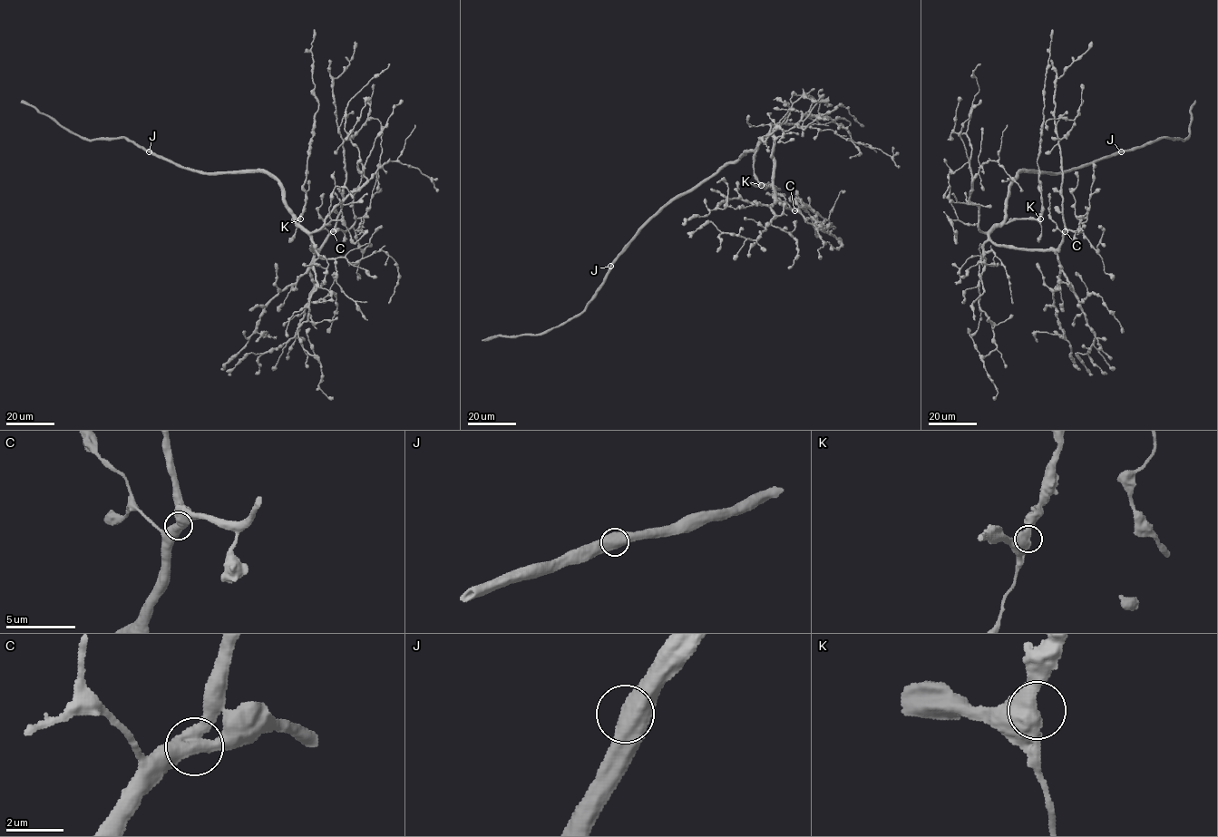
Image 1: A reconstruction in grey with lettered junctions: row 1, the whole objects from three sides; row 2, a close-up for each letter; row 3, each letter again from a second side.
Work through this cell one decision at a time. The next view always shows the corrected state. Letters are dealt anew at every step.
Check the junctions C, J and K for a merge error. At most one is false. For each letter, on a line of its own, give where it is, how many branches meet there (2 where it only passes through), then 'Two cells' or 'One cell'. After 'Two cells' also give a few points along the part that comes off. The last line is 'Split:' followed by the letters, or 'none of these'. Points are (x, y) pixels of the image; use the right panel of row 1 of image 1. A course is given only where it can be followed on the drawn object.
C: Place: (1065, 231). Branches: 2. One cell
J: Place: (1121, 151). Branches: 2. One cell
K: Place: (1040, 218). Branches: 2. One cell
Split: none of these

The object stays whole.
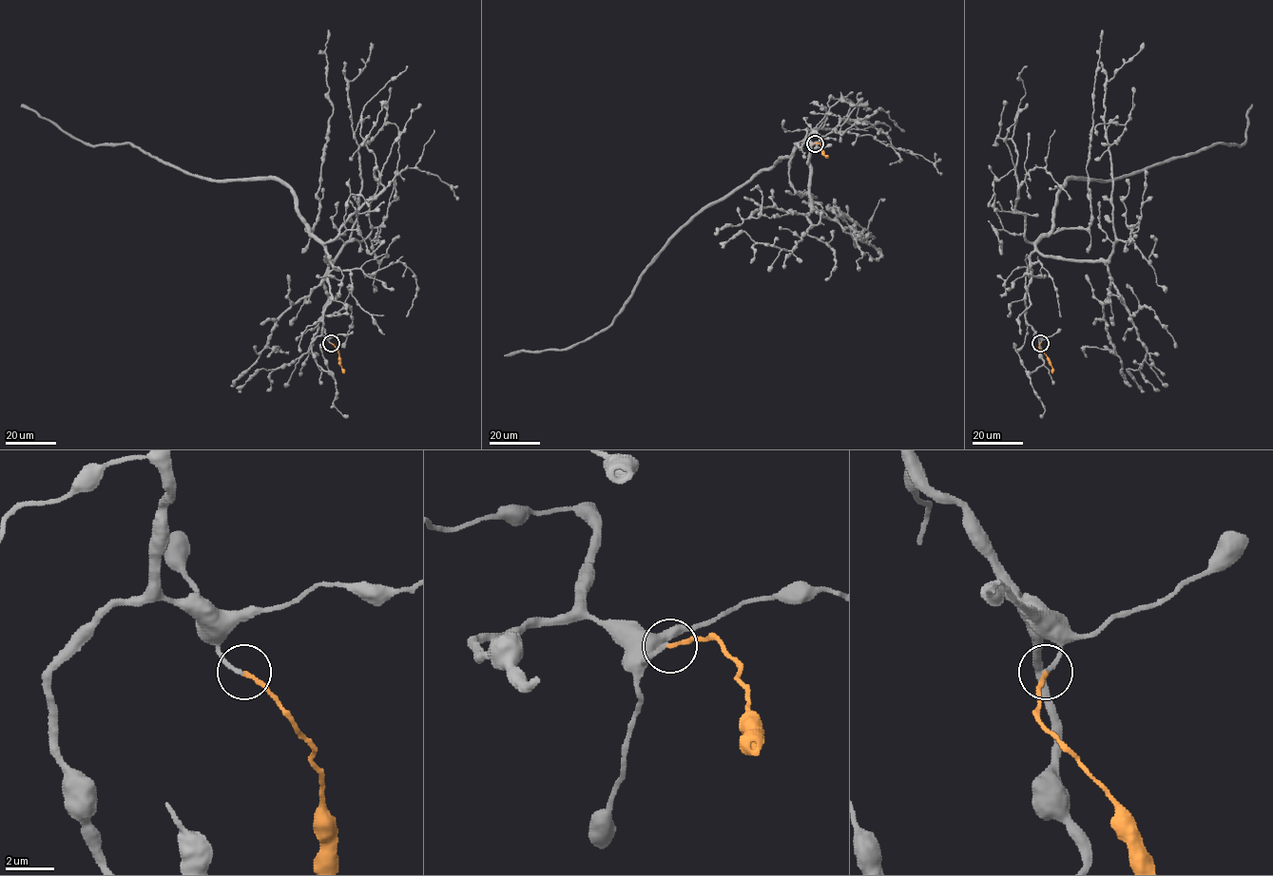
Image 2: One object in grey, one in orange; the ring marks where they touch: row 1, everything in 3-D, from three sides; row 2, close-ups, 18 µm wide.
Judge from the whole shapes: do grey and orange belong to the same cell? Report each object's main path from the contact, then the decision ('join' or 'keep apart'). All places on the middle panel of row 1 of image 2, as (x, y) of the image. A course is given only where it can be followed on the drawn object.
course grey (814, 143), (806, 129), (816, 134), (789, 156), (706, 204), (606, 328), (567, 348), (504, 356); course orange (815, 143), (819, 143), (822, 153), (828, 156); join

